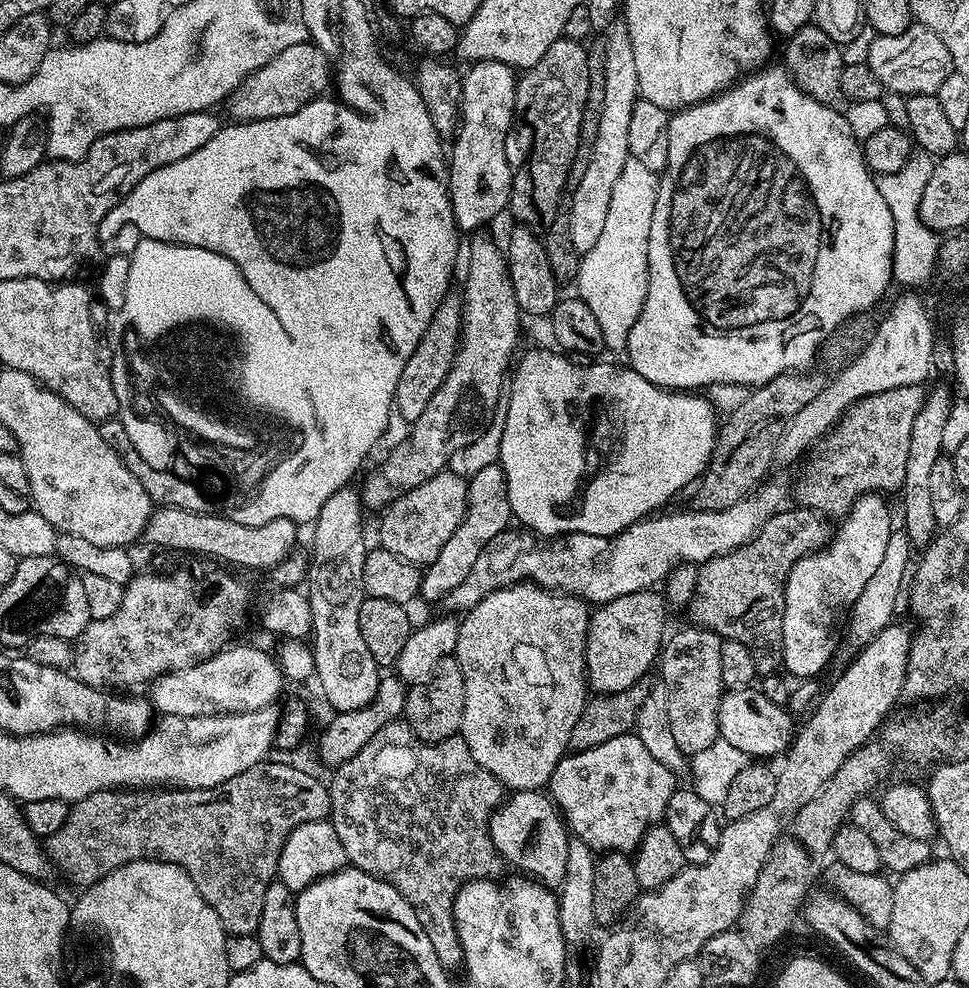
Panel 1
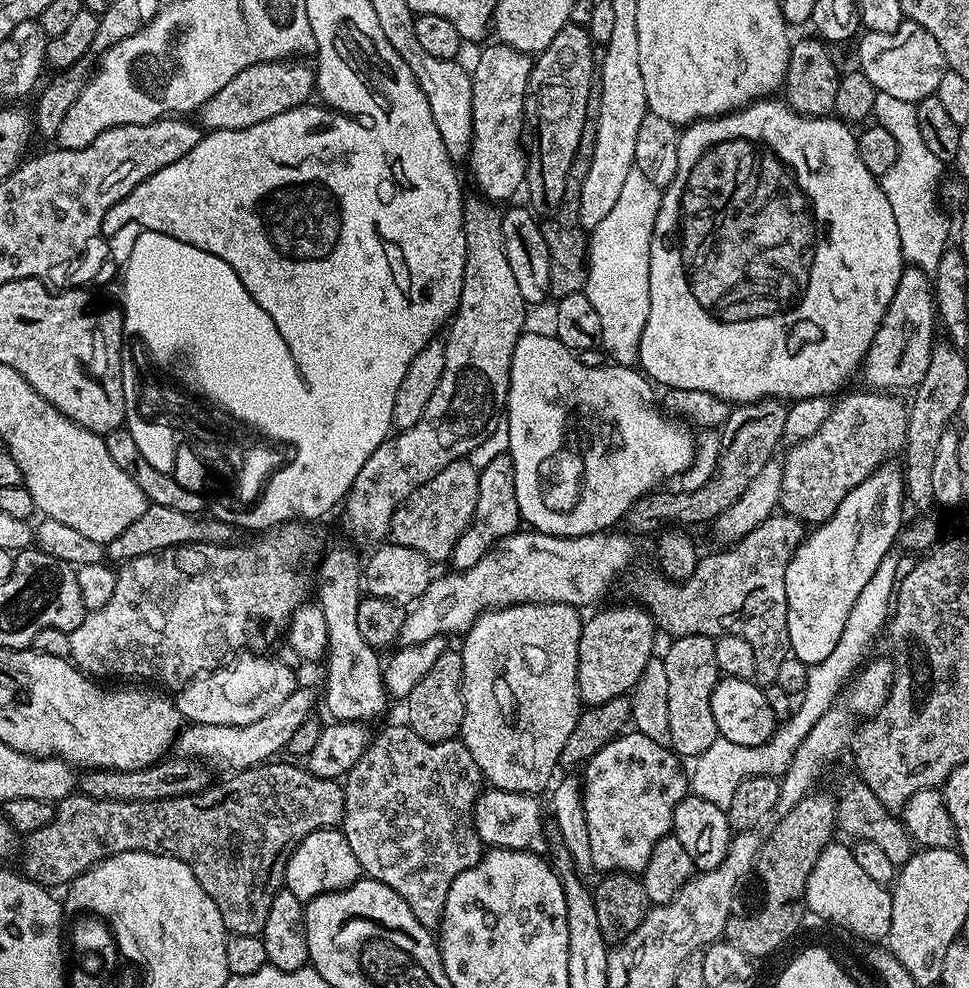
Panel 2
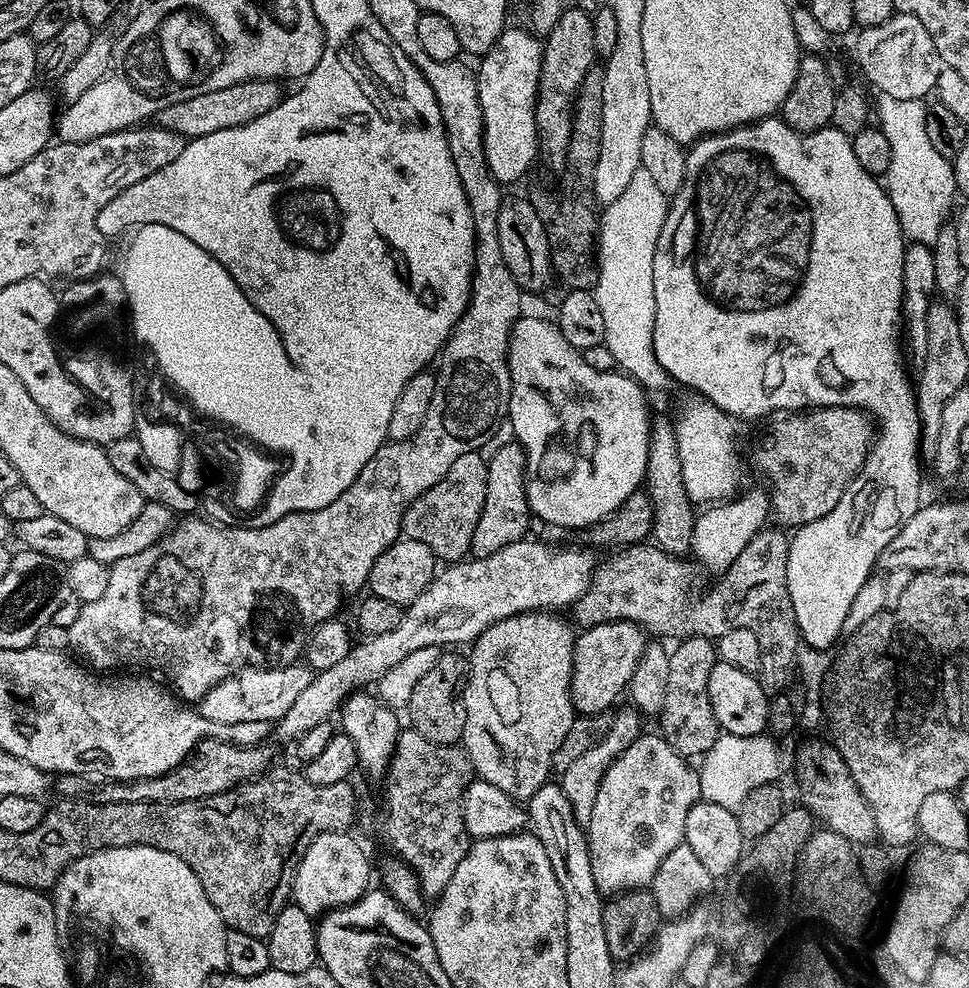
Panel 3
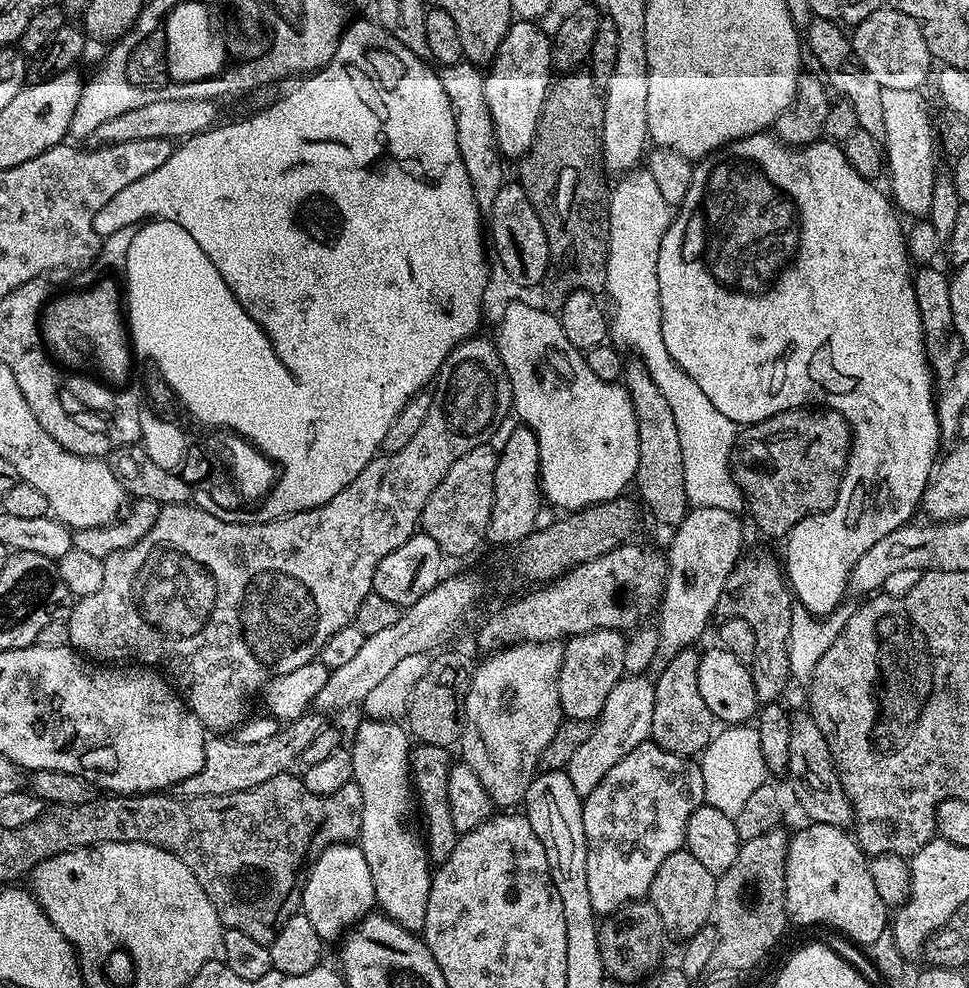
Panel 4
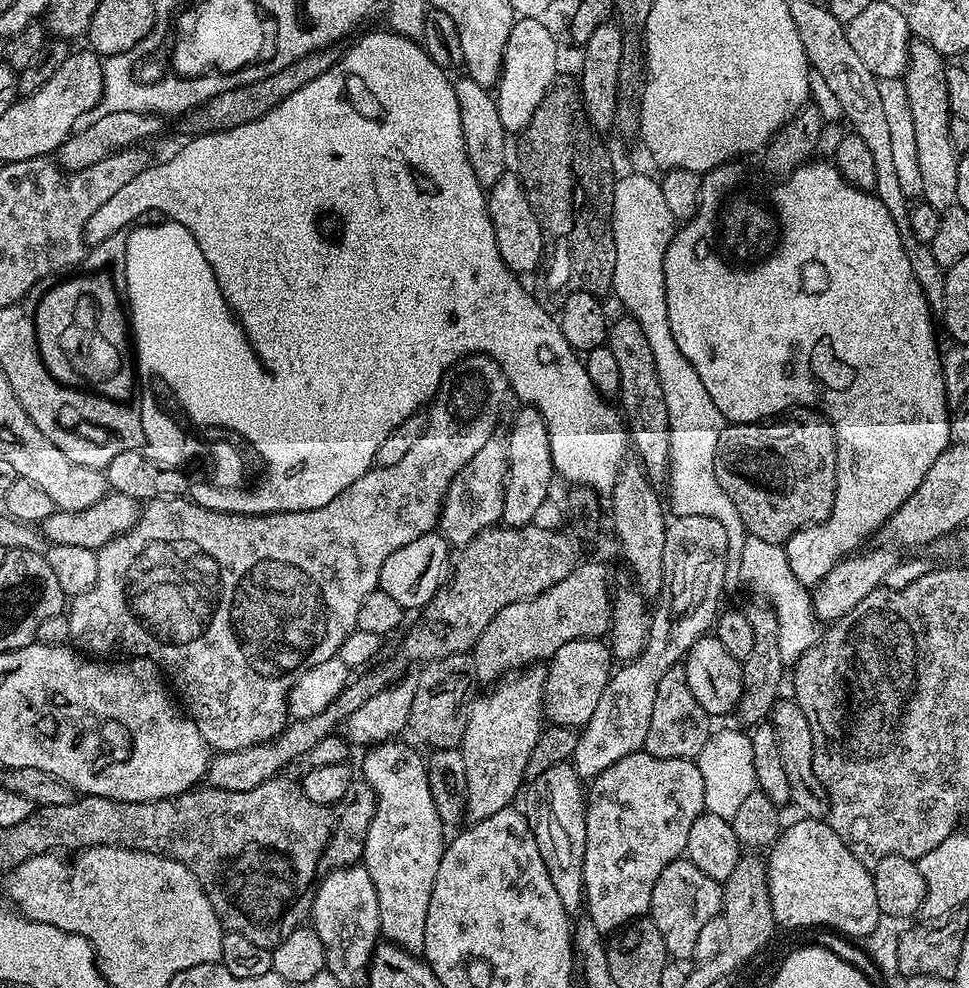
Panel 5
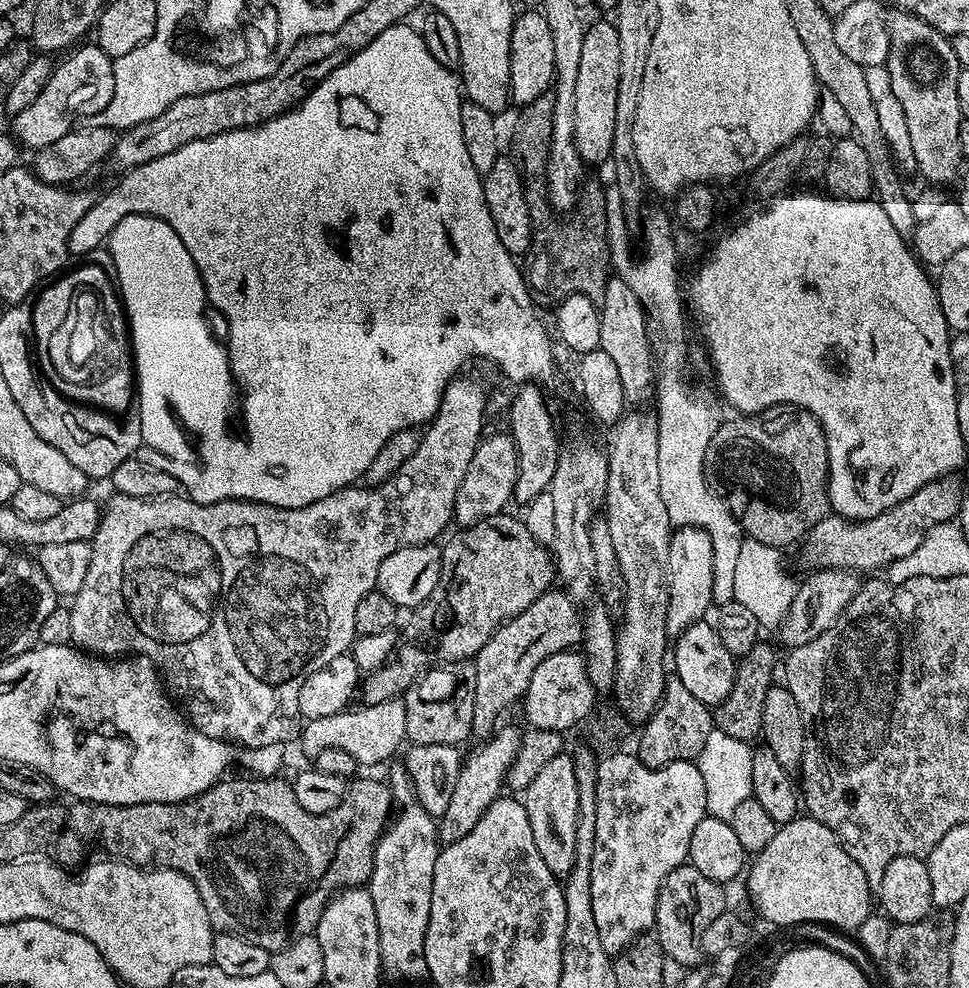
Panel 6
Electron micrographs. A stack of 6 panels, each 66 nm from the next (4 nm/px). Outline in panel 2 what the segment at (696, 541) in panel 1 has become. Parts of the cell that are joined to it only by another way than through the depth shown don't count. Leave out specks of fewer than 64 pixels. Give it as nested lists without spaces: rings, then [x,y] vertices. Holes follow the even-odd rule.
[[[517,530],[502,538],[474,566],[449,571],[449,576],[437,575],[432,584],[415,601],[414,607],[404,617],[399,643],[417,644],[426,638],[451,637],[451,632],[463,634],[483,614],[493,608],[509,608],[511,604],[568,604],[584,610],[587,604],[599,605],[608,587],[627,570],[636,556],[633,537],[620,530],[595,532],[589,536],[551,536],[535,530]]]

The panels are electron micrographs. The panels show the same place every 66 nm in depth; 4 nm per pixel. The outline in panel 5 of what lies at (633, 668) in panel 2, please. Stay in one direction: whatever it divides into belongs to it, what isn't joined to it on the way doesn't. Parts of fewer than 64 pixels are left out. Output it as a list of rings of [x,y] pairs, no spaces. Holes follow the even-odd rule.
[[[589,638],[586,640],[575,640],[566,642],[547,661],[544,673],[544,715],[553,725],[561,728],[575,728],[577,730],[584,727],[586,722],[590,722],[590,717],[594,714],[599,700],[602,698],[602,690],[606,690],[606,682],[612,677],[614,671],[614,657],[612,649],[603,639]]]

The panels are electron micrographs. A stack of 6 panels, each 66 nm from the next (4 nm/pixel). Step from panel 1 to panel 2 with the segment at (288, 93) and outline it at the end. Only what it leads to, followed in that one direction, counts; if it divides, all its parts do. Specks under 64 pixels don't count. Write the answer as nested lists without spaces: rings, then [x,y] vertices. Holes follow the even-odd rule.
[[[300,58],[271,60],[251,64],[246,66],[246,70],[234,74],[218,94],[206,98],[206,102],[196,109],[194,116],[201,129],[208,132],[246,130],[250,126],[258,126],[258,122],[266,122],[266,118],[286,114],[286,110],[309,103],[316,92],[316,73],[311,63],[303,64],[302,61]]]

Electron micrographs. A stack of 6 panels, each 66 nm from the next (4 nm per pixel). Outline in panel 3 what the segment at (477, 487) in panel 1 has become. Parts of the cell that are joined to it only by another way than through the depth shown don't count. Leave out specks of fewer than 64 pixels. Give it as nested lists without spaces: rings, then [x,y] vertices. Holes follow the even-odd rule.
[[[515,442],[502,446],[487,457],[487,462],[486,502],[478,518],[478,526],[474,526],[471,550],[473,557],[489,556],[502,550],[502,546],[510,546],[510,542],[518,542],[529,535],[530,513],[526,494],[528,463],[523,446]]]

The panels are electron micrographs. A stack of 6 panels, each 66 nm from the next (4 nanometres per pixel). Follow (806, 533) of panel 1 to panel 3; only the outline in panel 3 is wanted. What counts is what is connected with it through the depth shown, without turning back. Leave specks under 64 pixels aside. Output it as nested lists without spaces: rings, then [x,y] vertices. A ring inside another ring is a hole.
[[[765,526],[761,528],[760,532],[754,538],[750,538],[750,546],[746,546],[746,550],[742,550],[742,554],[738,554],[738,558],[732,565],[730,565],[725,572],[719,573],[715,577],[716,580],[712,585],[709,586],[705,592],[691,592],[688,589],[688,568],[681,562],[677,557],[666,554],[666,550],[657,548],[655,543],[645,542],[643,544],[629,544],[626,548],[621,548],[612,556],[608,561],[597,563],[596,573],[592,576],[590,586],[586,590],[586,594],[582,594],[582,598],[578,598],[574,605],[574,611],[576,611],[575,623],[579,625],[581,629],[593,628],[599,624],[605,624],[606,622],[614,622],[615,620],[621,620],[622,622],[630,622],[631,624],[638,624],[644,629],[645,633],[652,638],[664,638],[660,636],[673,636],[673,641],[679,642],[687,638],[687,636],[706,636],[709,638],[715,638],[726,634],[726,630],[734,630],[735,628],[748,628],[753,631],[755,636],[758,638],[758,646],[762,646],[762,666],[758,673],[758,679],[760,684],[763,686],[764,691],[772,694],[777,691],[776,688],[784,679],[788,676],[788,671],[793,671],[794,661],[798,649],[798,633],[796,631],[796,619],[794,618],[794,606],[790,606],[790,594],[788,593],[788,587],[784,581],[784,570],[782,562],[788,557],[788,541],[790,539],[787,531],[781,530],[776,526]]]

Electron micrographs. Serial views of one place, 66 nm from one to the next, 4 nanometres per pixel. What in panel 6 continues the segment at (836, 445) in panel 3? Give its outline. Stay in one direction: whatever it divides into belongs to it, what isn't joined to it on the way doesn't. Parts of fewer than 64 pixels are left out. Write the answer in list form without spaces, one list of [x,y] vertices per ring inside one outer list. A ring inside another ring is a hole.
[[[777,404],[768,406],[763,409],[761,416],[757,414],[740,414],[735,418],[737,420],[728,420],[717,427],[714,438],[710,438],[710,446],[706,450],[706,458],[704,459],[704,477],[710,487],[723,496],[728,509],[736,515],[739,520],[741,529],[750,539],[757,539],[758,542],[765,543],[779,550],[786,549],[787,544],[795,545],[797,542],[803,541],[806,533],[818,522],[822,522],[824,516],[829,515],[830,505],[828,502],[828,451],[826,450],[826,434],[822,430],[820,423],[814,418],[814,414],[810,414],[804,408],[794,408],[786,404]]]

